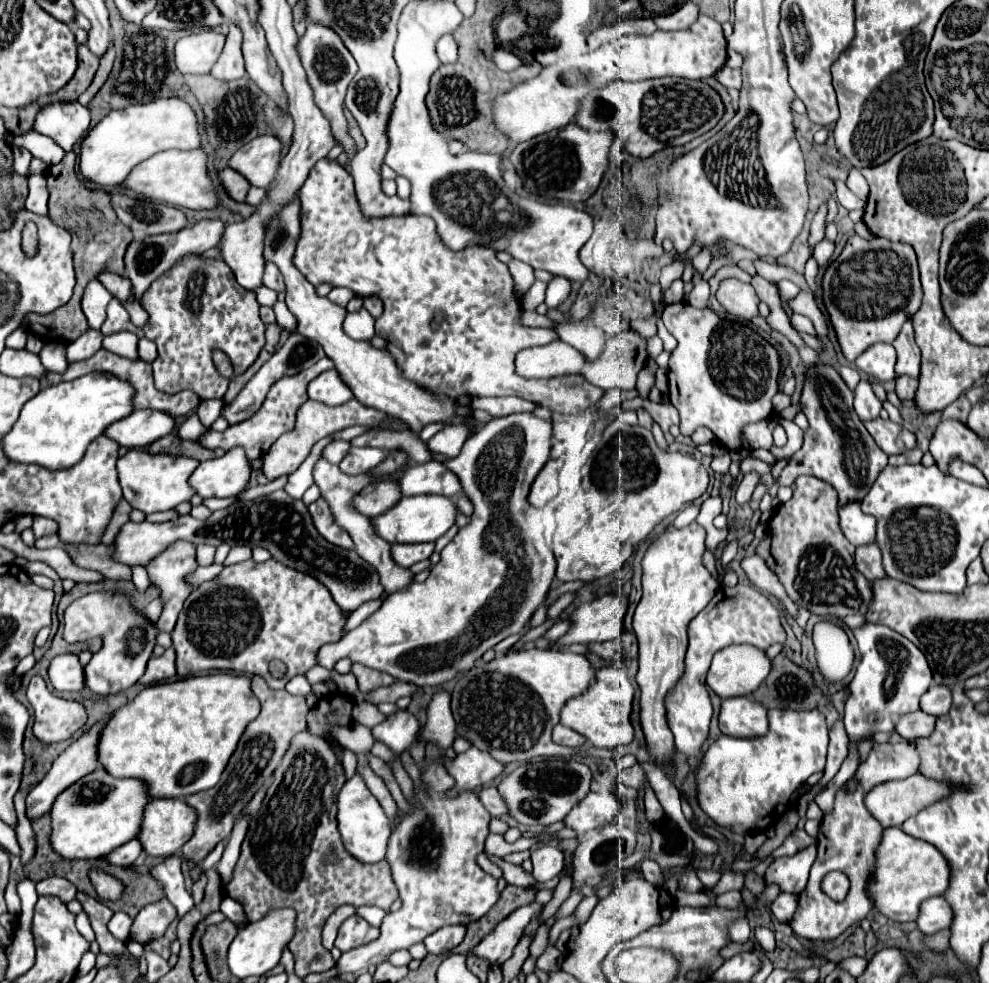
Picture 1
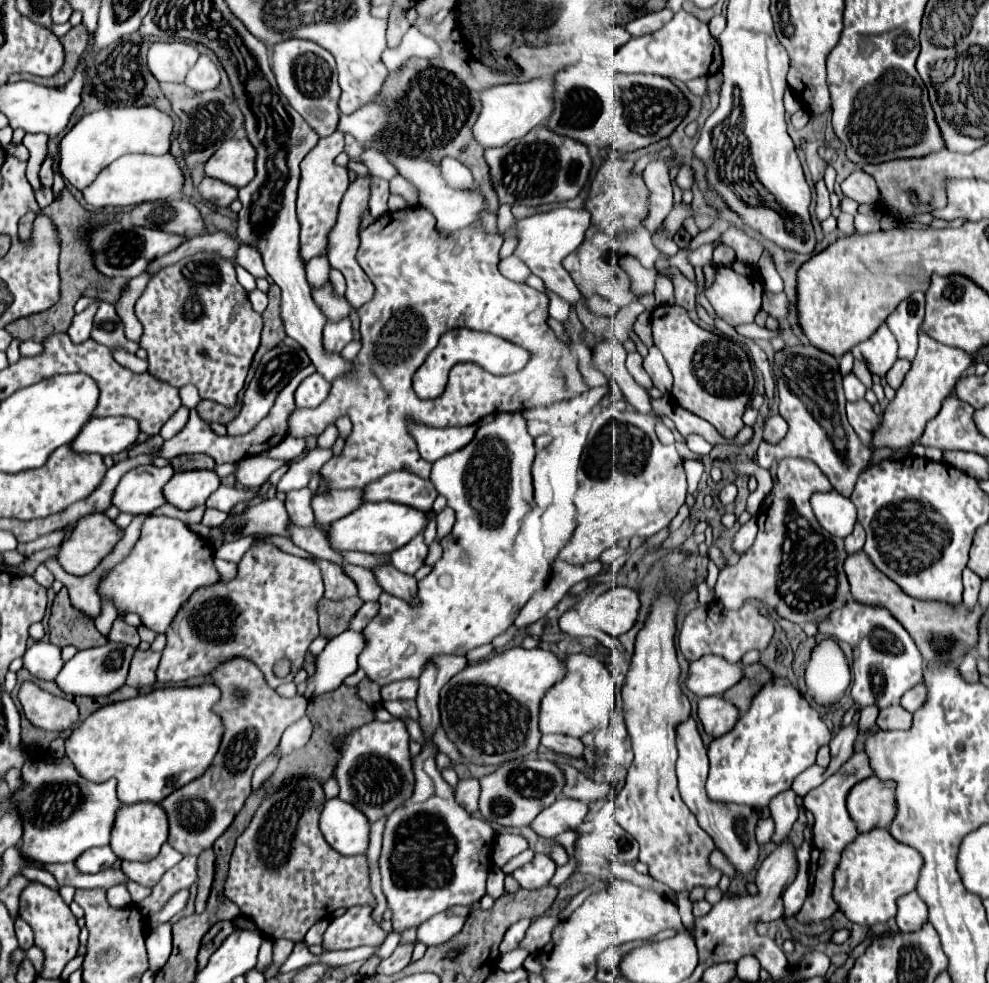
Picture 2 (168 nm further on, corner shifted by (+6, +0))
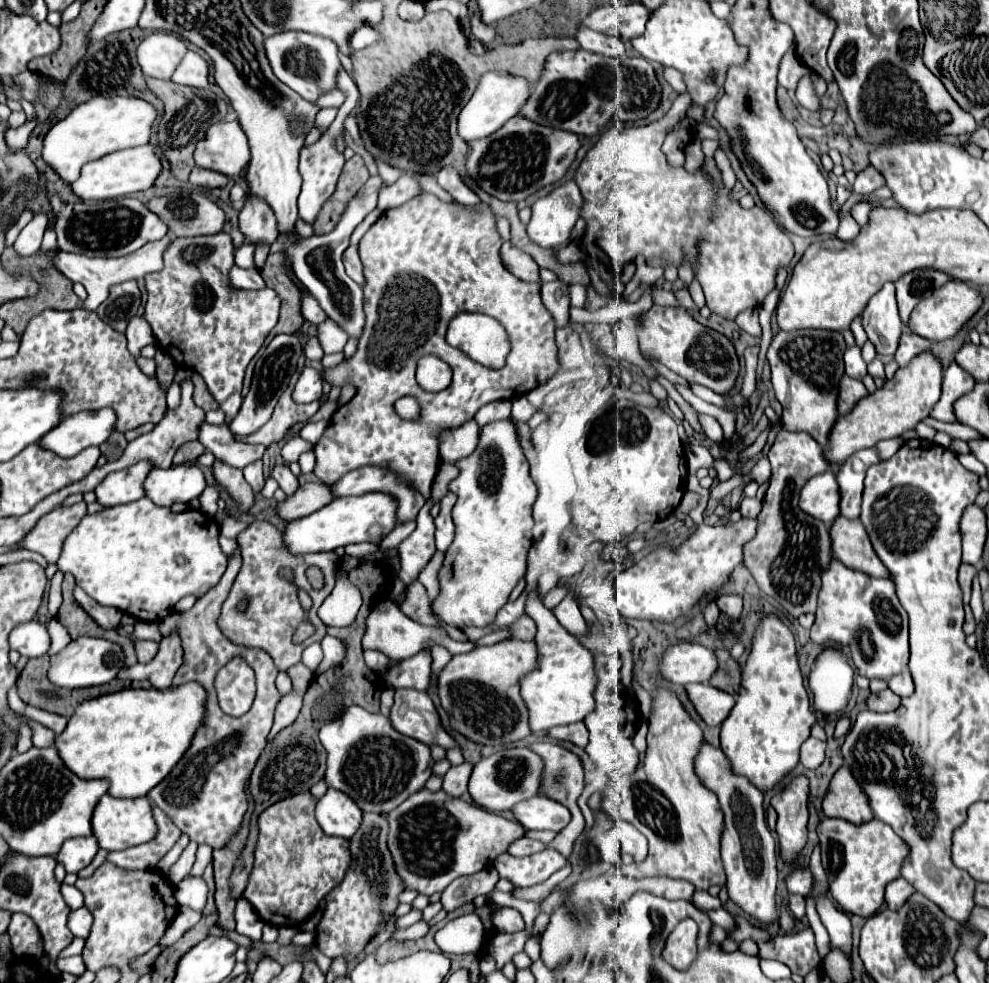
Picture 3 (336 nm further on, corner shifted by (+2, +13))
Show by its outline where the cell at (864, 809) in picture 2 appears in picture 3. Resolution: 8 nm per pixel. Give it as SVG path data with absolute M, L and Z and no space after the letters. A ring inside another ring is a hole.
M841 765L831 777L821 801L821 811L825 817L839 817L855 825L873 819L873 813L865 803L865 795L861 795L861 787L857 787L857 781L853 781L853 775L845 765Z

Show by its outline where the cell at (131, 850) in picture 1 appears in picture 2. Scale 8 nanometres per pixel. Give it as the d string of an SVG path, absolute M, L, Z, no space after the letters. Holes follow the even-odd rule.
M103 846L103 848L91 848L89 852L83 852L77 858L75 866L85 874L95 874L99 870L111 868L115 862L119 862L119 856L109 846Z

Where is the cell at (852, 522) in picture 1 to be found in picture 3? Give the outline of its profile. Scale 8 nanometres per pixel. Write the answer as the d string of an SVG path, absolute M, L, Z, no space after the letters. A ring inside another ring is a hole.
M827 469L803 485L799 495L799 509L827 525L833 523L833 519L839 515L839 491L833 471Z

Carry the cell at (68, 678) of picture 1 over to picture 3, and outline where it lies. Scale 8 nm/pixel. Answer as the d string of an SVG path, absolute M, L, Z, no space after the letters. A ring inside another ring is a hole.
M31 619L29 623L19 623L9 633L9 647L25 657L41 657L51 645L47 627Z

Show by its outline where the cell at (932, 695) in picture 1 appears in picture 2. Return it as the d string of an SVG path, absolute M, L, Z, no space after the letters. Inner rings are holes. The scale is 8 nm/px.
M917 684L913 686L909 692L905 692L905 696L901 698L901 706L909 712L917 712L927 700L927 688L925 684Z

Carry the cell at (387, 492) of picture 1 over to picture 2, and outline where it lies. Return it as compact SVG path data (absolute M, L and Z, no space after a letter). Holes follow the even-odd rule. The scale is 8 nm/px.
M331 490L325 496L315 494L313 498L313 512L315 520L319 524L329 524L339 520L341 516L347 516L349 512L355 512L365 502L363 490Z

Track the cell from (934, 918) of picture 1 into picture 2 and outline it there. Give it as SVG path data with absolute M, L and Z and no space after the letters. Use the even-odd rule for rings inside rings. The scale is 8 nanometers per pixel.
M911 892L909 896L901 896L901 900L897 900L897 906L899 912L895 920L901 932L917 932L929 918L929 908L923 904L917 892Z

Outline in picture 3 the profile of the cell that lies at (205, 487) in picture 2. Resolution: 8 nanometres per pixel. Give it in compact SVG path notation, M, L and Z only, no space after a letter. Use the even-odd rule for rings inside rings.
M173 465L169 469L153 469L145 483L145 497L159 507L173 503L189 503L205 489L205 477L197 465Z

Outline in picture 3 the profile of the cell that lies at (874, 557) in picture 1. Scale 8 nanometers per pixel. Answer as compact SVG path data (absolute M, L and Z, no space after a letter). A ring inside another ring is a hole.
M863 449L853 453L835 475L841 495L841 515L845 517L859 517L861 511L861 491L863 491L863 479L867 467L877 463L877 451L875 449Z

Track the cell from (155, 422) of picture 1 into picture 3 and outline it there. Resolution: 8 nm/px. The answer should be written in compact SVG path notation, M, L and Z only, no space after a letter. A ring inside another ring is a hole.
M109 409L101 411L83 411L71 417L65 417L57 427L53 427L39 441L39 447L51 451L59 457L75 457L79 451L101 445L113 433L115 415Z

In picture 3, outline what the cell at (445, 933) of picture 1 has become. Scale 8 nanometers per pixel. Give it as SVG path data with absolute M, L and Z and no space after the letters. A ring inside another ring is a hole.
M485 869L467 877L459 877L455 879L441 895L441 903L447 911L455 911L457 907L471 903L471 899L475 899L477 895L489 895L495 885L499 881L497 869Z

